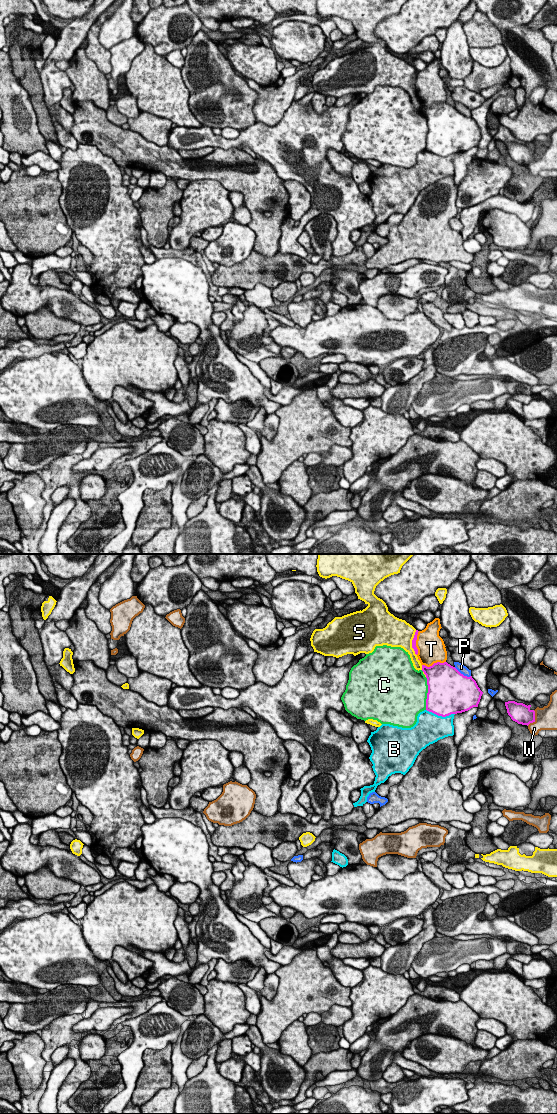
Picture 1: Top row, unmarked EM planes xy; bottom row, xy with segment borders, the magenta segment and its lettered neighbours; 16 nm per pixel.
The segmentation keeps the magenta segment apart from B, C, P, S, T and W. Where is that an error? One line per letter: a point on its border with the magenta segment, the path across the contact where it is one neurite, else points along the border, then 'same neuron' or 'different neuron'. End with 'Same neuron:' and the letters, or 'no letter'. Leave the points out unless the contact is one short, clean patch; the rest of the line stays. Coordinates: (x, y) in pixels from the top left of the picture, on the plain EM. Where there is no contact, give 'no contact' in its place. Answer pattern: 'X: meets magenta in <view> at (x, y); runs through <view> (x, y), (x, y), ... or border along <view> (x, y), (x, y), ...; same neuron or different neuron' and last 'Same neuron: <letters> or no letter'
B: meets magenta in xy at (440, 155); different neuron
C: meets magenta in xy at (427, 133); different neuron
P: meets magenta in xy at (462, 114); different neuron
S: meets magenta in xy at (412, 83); different neuron
T: meets magenta in xy at (415, 83); different neuron
W: meets magenta in xy at (534, 159); different neuron
Same neuron: no letter

